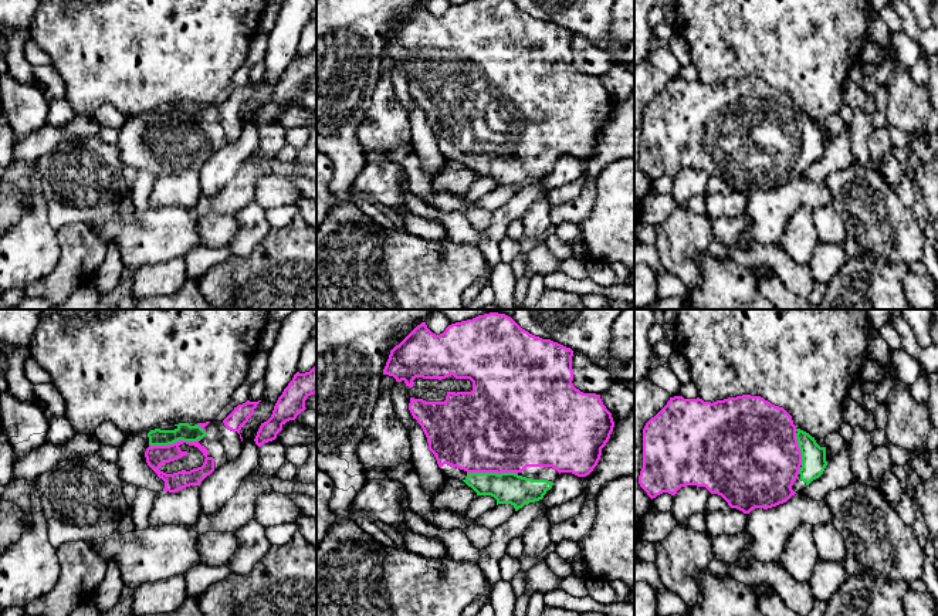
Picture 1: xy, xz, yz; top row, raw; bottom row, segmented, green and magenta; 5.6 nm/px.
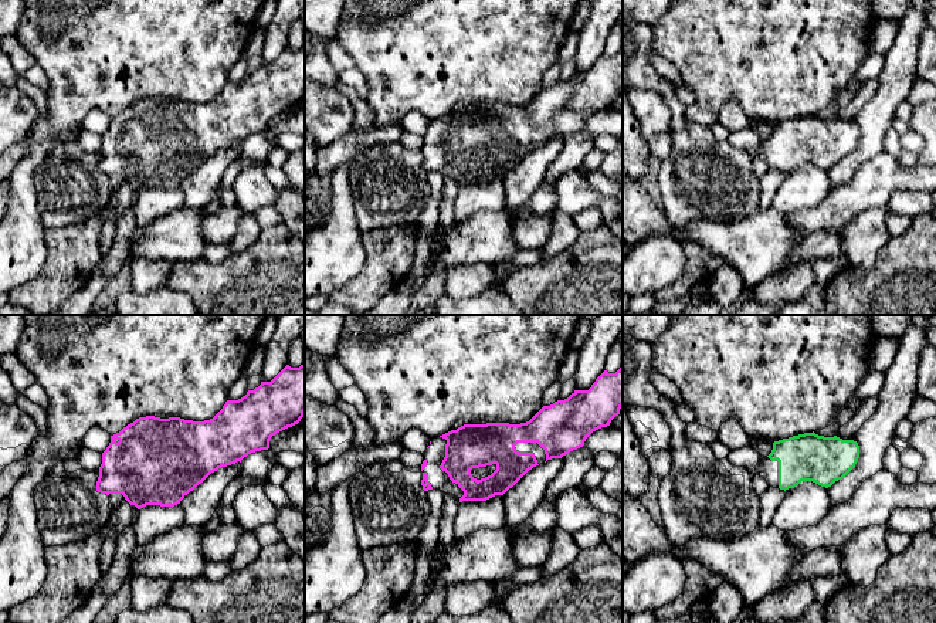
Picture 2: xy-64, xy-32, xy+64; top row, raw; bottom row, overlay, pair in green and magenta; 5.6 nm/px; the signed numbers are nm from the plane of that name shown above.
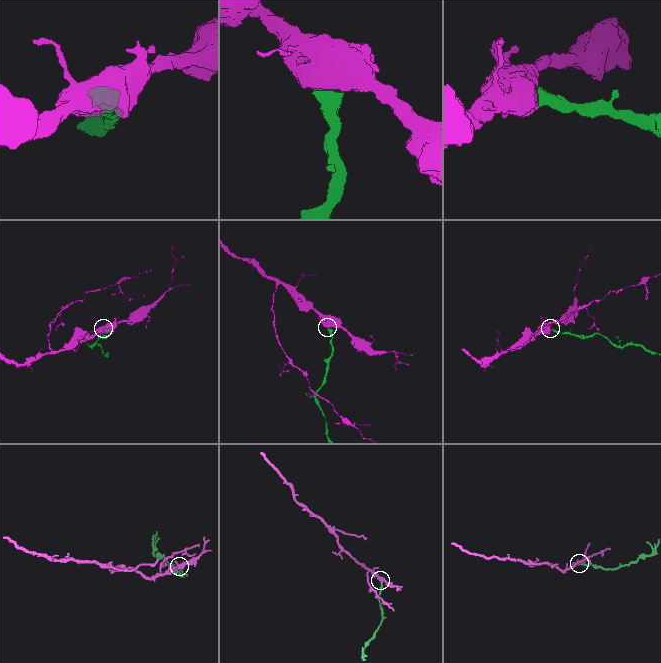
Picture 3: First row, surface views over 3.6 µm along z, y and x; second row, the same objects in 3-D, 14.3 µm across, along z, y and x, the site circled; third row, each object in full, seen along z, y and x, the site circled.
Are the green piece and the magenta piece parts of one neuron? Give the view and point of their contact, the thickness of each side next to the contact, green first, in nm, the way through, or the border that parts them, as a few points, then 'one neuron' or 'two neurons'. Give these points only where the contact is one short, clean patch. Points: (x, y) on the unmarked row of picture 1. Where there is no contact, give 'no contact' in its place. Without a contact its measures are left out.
xy (175, 124) | 100/120 nm | across xy (185, 114), (175, 124), (156, 138) | one neuron

